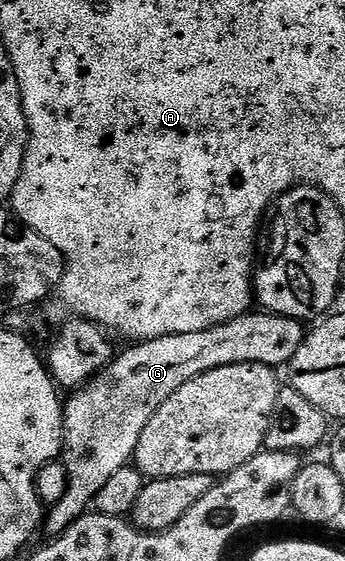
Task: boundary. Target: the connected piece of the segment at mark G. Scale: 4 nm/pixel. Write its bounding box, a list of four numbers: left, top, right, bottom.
[46,313,306,537]

